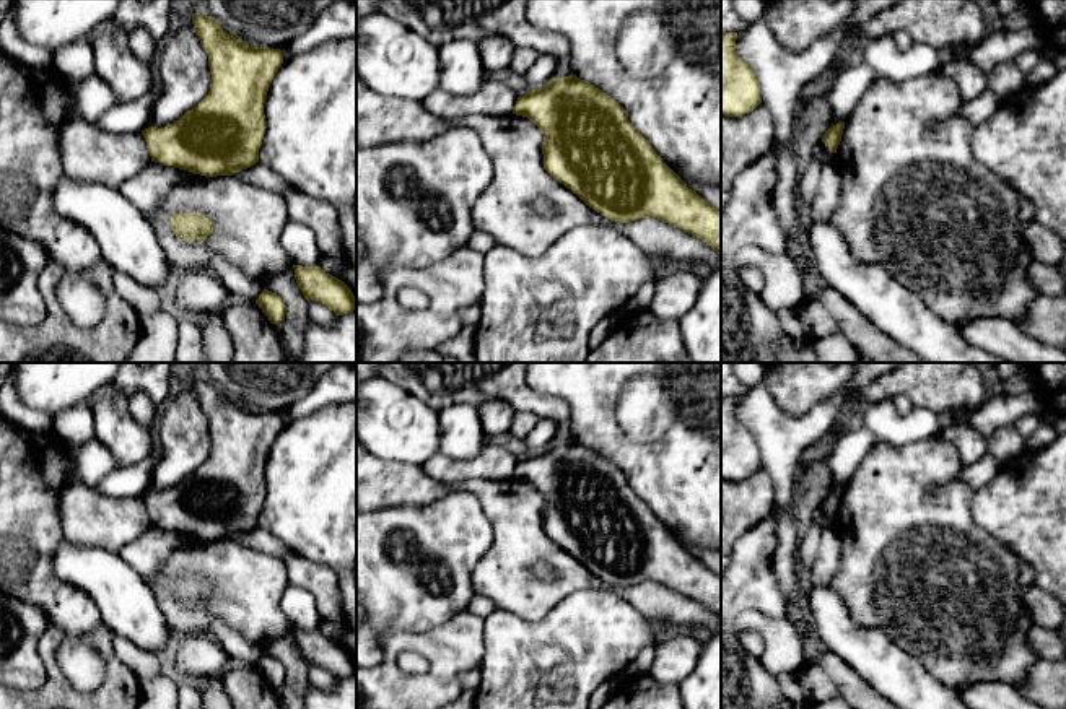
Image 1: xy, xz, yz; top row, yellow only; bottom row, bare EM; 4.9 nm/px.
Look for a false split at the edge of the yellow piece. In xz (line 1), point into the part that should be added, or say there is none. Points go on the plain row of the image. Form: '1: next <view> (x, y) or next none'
1: next none

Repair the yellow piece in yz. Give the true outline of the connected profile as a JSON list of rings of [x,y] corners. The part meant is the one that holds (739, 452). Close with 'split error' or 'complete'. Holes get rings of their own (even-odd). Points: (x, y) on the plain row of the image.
[[[721,397],[721,480],[742,481],[760,467],[760,449],[737,420],[737,397]]]; complete

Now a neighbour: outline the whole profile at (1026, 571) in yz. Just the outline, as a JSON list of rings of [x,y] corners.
[[[1017,556],[1017,564],[1019,564],[1019,592],[1025,594],[1035,584],[1035,571],[1020,556]]]

